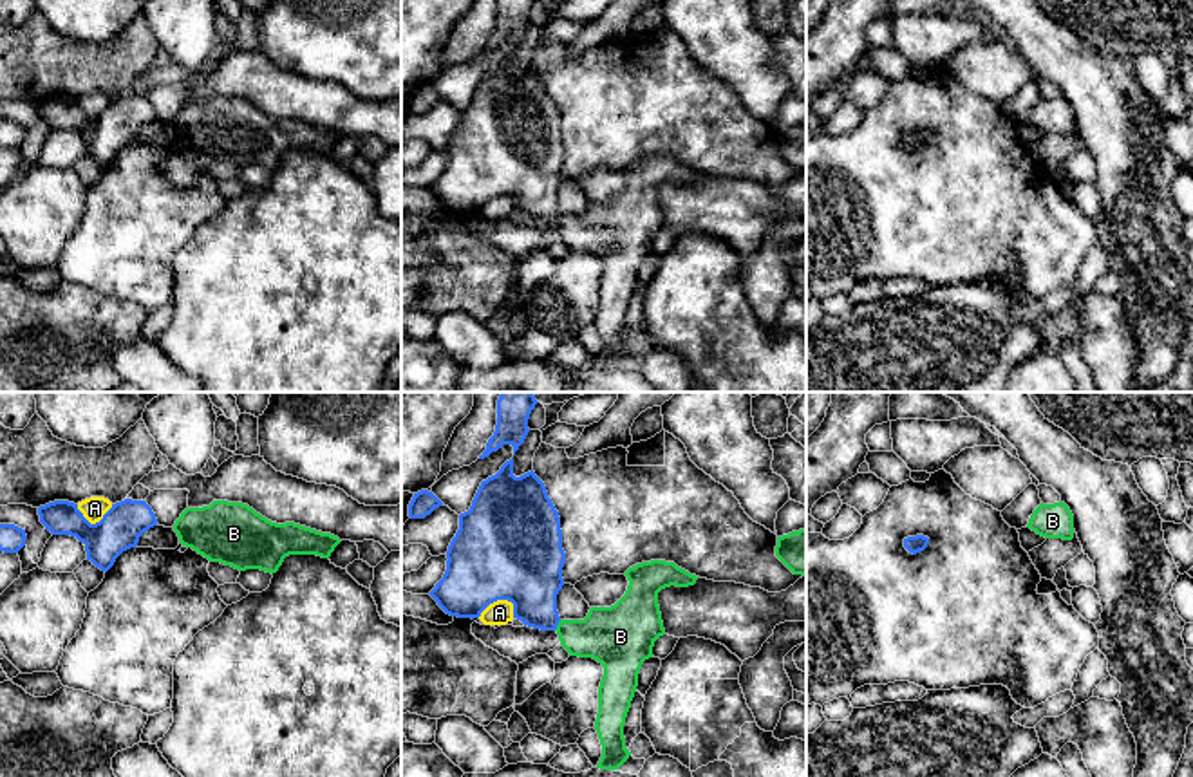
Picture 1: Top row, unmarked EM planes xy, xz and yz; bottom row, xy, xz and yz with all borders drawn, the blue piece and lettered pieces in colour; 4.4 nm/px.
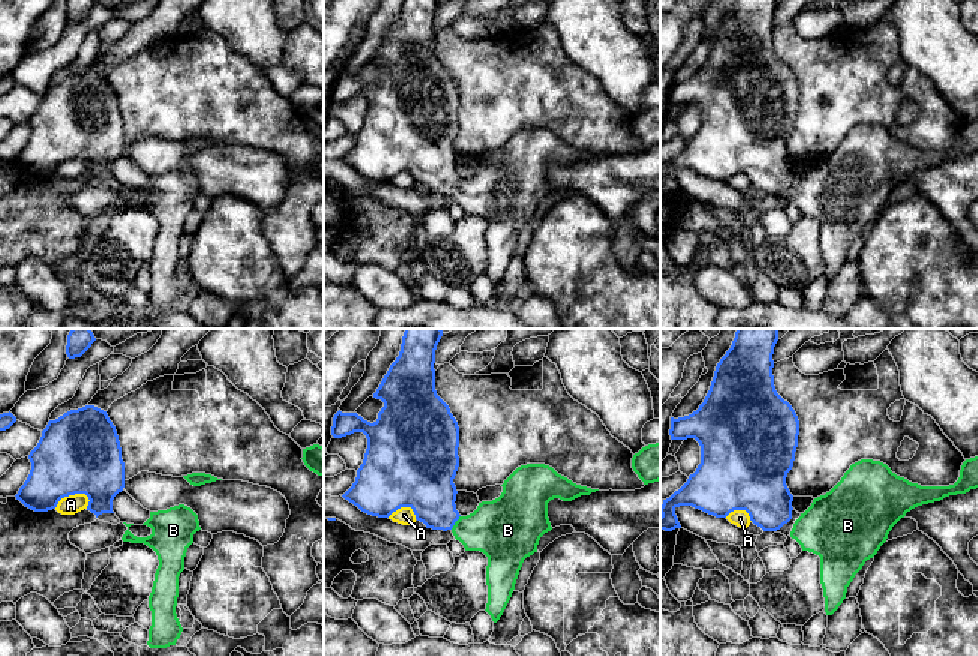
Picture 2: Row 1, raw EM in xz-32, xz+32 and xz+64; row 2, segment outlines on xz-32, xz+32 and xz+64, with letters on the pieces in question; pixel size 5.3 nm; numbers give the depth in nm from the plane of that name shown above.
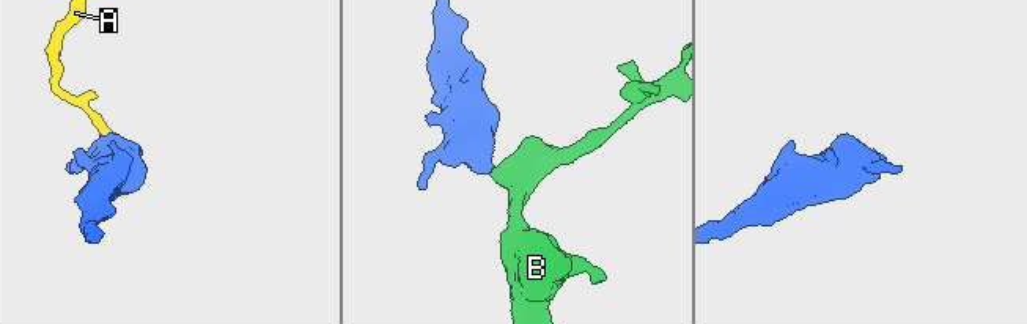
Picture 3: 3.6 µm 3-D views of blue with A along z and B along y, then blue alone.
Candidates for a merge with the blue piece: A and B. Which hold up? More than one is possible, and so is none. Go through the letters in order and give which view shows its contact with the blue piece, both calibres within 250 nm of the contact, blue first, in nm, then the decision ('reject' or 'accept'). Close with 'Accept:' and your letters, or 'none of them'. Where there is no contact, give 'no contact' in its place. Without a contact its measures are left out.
A: contact in xz; calibres 480 and 110 nm; reject
B: contact in xz; calibres 280 and 260 nm; accept
Accept: B

